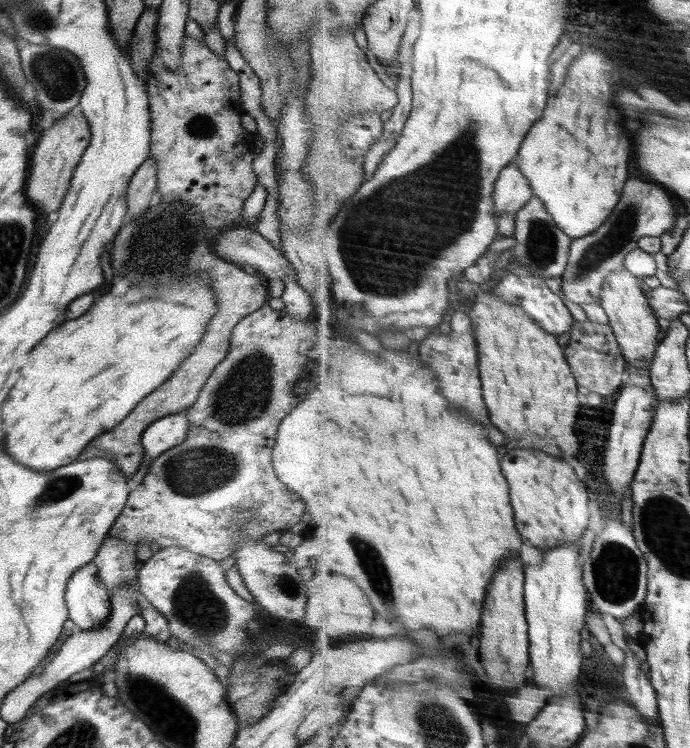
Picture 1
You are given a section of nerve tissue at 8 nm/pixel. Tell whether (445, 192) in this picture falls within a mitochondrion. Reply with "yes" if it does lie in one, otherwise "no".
yes

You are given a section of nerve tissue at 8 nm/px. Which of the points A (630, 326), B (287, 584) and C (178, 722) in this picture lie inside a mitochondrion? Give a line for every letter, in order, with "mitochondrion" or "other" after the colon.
A: other
B: mitochondrion
C: mitochondrion

